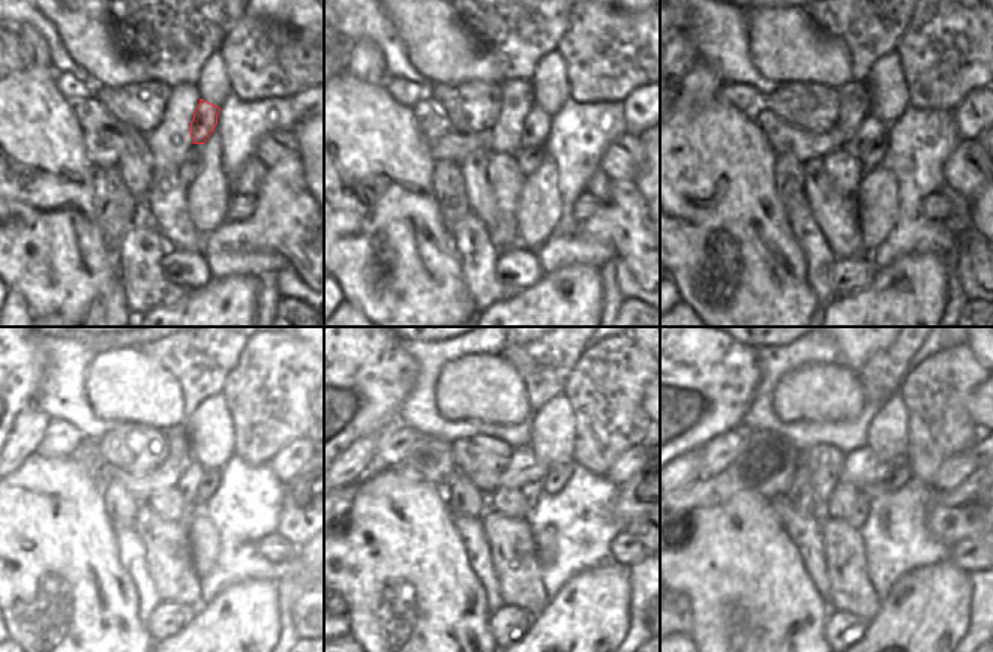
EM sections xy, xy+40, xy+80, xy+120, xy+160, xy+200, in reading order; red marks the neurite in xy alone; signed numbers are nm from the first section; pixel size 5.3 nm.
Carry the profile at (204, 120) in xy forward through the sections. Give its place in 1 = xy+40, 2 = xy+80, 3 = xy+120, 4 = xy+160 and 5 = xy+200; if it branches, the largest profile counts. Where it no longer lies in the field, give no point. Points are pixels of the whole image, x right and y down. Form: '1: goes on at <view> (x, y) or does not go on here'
1: goes on at xy+40 (536, 131)
2: goes on at xy+80 (870, 131)
3: goes on at xy+120 (194, 474)
4: goes on at xy+160 (530, 492)
5: goes on at xy+200 (857, 517)

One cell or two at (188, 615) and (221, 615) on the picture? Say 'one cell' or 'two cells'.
two cells

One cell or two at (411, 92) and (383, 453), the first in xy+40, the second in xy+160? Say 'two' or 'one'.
one

